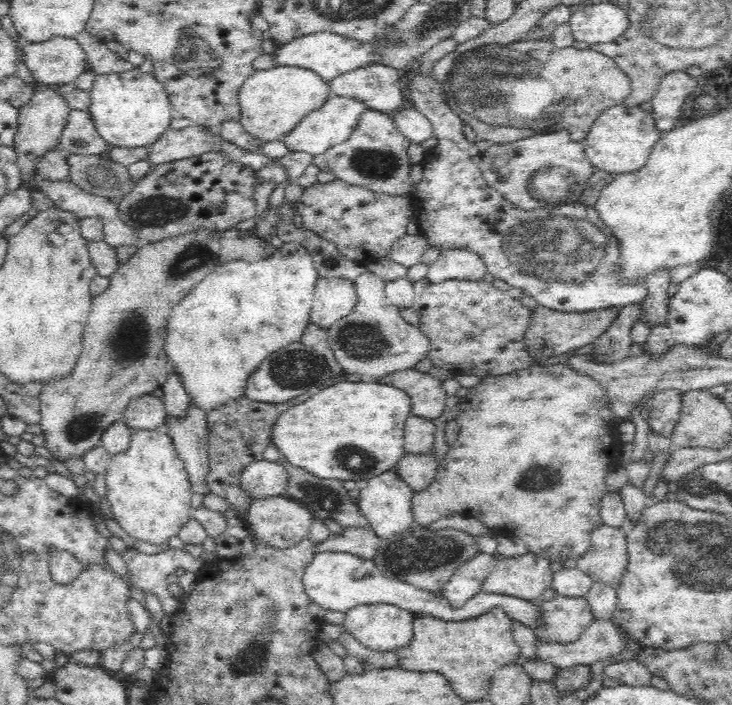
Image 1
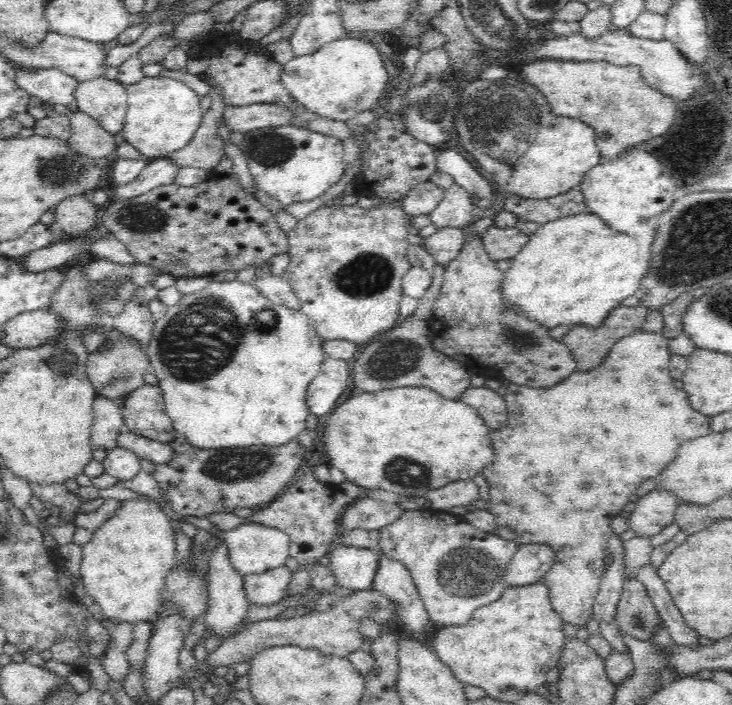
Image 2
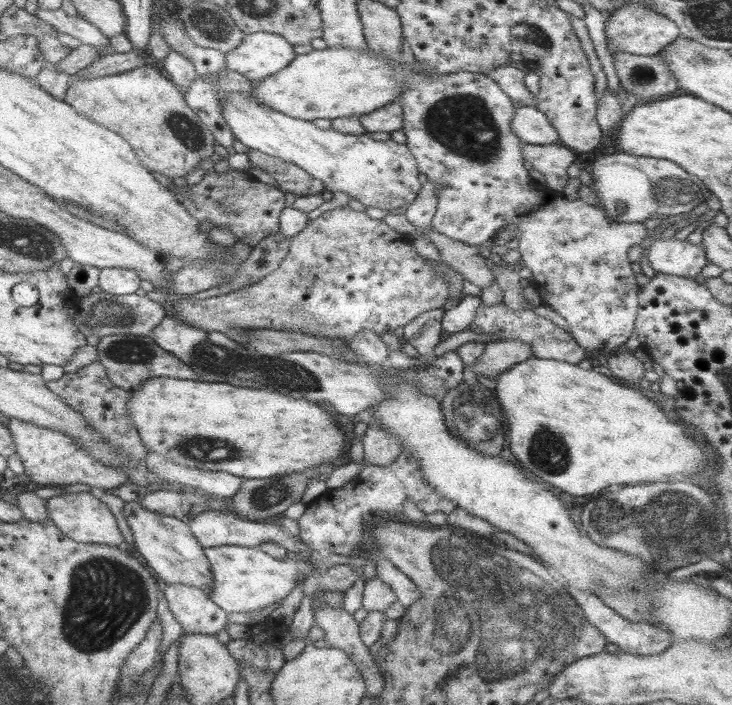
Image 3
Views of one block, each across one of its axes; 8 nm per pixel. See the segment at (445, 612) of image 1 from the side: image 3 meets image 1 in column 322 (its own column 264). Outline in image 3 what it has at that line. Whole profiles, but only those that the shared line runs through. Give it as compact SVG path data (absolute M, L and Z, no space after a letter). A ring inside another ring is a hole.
M222 545L214 548L204 547L204 554L209 560L209 566L214 577L213 585L209 587L209 592L206 592L206 594L227 613L252 612L253 610L266 608L273 602L283 600L285 596L288 596L290 591L299 584L299 576L304 576L305 579L307 571L308 575L312 574L311 564L309 563L310 556L305 559L298 553L287 553L284 558L277 559L257 547Z

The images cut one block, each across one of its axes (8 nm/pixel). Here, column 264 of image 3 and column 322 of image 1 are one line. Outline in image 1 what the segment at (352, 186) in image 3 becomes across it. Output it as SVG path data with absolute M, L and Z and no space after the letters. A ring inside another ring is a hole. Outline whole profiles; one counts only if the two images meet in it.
M331 94L318 110L307 114L290 132L278 137L277 140L283 142L289 152L307 152L316 157L318 154L324 154L332 146L346 142L354 132L361 114L368 109L370 108L355 98Z

